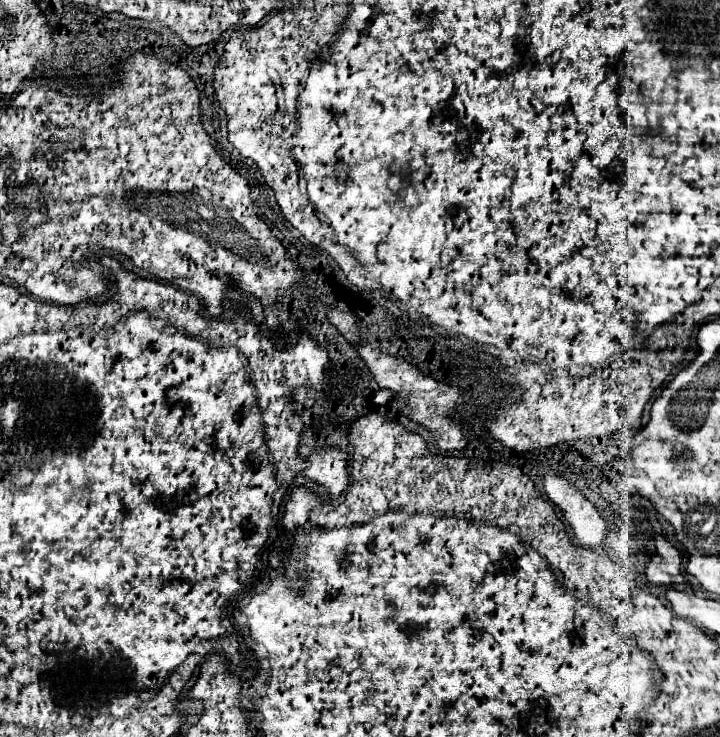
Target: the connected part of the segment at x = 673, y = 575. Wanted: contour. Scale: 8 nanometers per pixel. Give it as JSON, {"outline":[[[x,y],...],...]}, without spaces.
{"outline":[[[656,535],[656,555],[652,555],[646,567],[648,581],[660,585],[678,585],[676,579],[682,579],[684,583],[686,573],[682,569],[682,559],[684,553],[666,535]]]}

